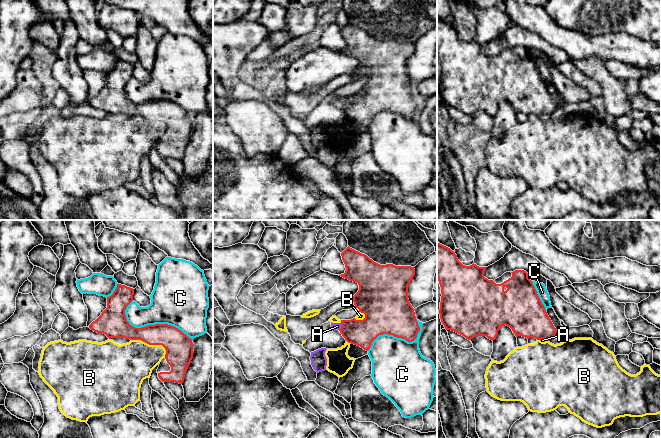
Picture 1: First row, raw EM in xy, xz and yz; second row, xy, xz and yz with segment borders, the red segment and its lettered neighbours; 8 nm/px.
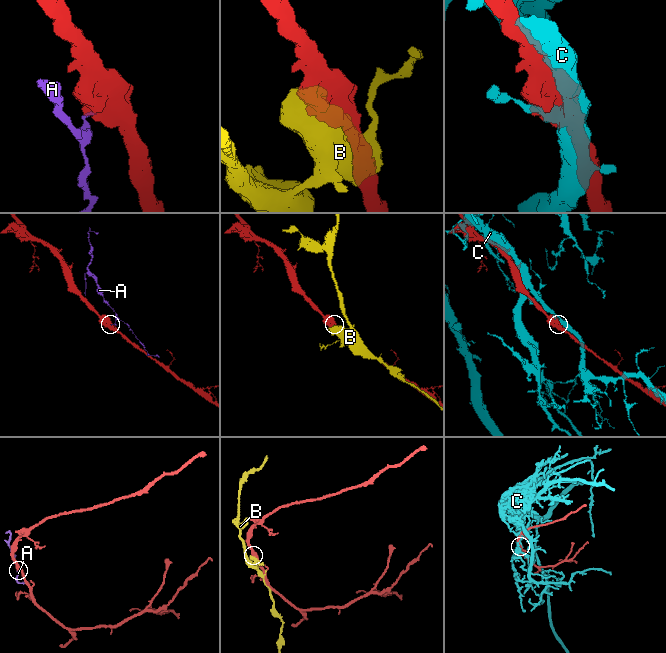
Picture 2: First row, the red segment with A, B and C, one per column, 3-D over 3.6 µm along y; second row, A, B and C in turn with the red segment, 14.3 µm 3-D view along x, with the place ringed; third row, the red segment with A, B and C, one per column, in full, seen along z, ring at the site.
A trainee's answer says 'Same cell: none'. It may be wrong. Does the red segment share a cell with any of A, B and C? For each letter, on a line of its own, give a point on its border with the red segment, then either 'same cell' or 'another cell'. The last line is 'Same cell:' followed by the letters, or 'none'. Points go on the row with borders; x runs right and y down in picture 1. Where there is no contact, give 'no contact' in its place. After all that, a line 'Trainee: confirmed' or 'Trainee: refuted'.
A: meets red in xz at (342, 326); another cell
B: meets red in xy at (152, 344); another cell
C: meets red in xy at (154, 325); another cell
Same cell: none
Trainee: confirmed

